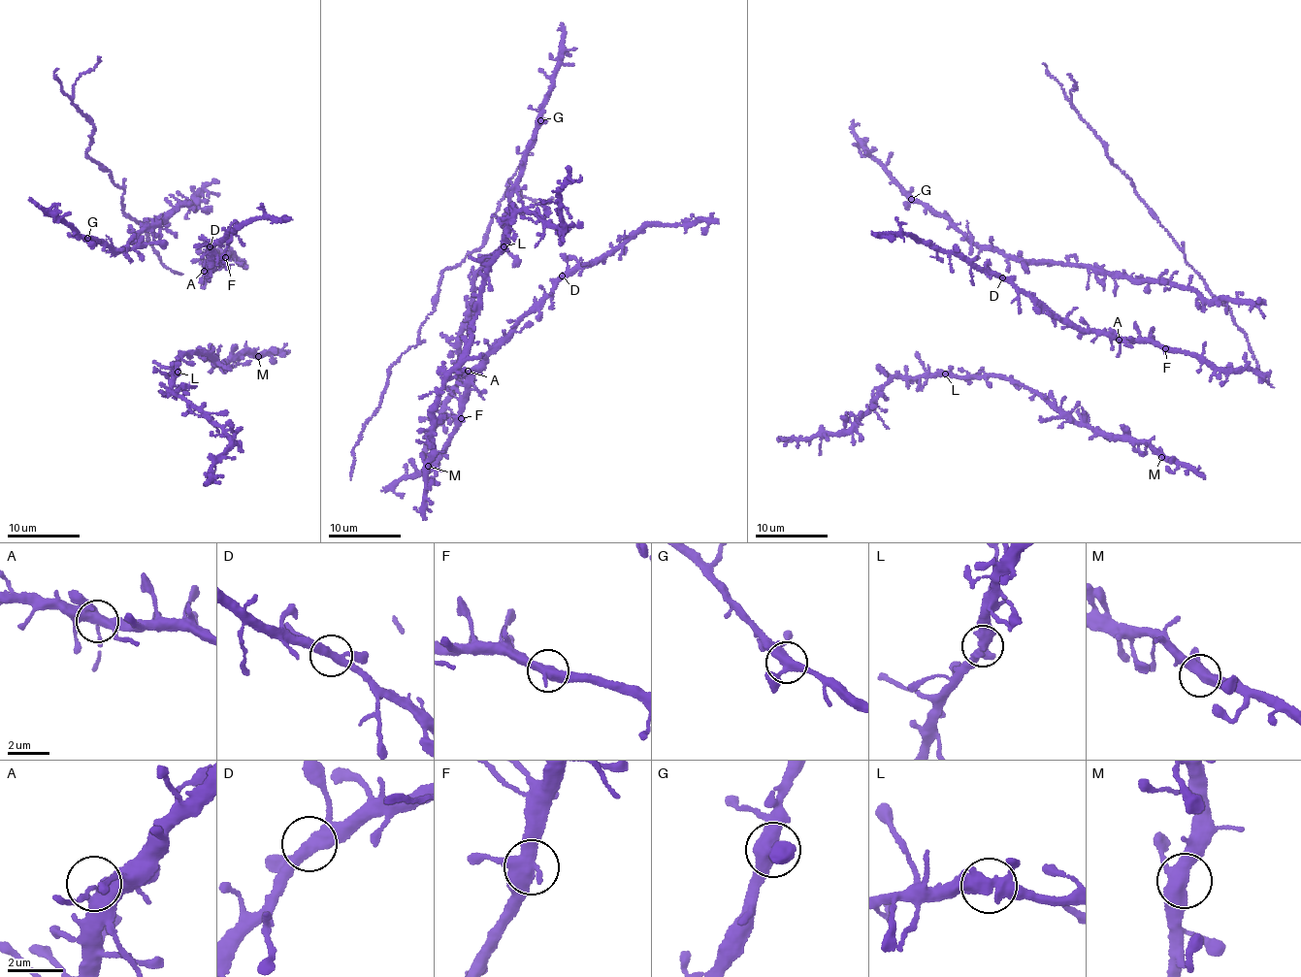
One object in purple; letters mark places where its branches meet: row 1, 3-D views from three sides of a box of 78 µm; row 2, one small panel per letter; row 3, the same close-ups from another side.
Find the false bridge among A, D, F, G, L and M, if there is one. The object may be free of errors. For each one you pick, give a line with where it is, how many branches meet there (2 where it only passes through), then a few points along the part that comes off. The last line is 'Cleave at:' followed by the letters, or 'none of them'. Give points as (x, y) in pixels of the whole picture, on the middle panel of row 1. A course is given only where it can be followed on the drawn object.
Cleave at: none of them

